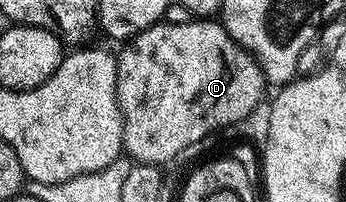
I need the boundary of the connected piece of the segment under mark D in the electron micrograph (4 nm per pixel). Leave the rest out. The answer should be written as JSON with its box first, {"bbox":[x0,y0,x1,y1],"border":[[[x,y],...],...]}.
{"bbox":[116,17,267,165],"border":[[[197,17],[183,25],[171,25],[164,21],[156,23],[154,27],[149,27],[146,31],[140,31],[138,35],[133,36],[124,44],[121,55],[116,56],[117,61],[117,104],[121,106],[121,118],[125,120],[123,125],[123,151],[129,159],[138,163],[156,163],[166,165],[173,163],[177,154],[187,149],[187,145],[195,145],[195,141],[200,139],[209,139],[212,131],[217,131],[220,127],[229,127],[232,123],[241,123],[257,106],[261,103],[261,94],[267,88],[267,80],[264,73],[261,72],[260,62],[254,56],[250,55],[244,47],[240,47],[227,34],[225,28],[220,22],[210,21],[205,17]]]}

